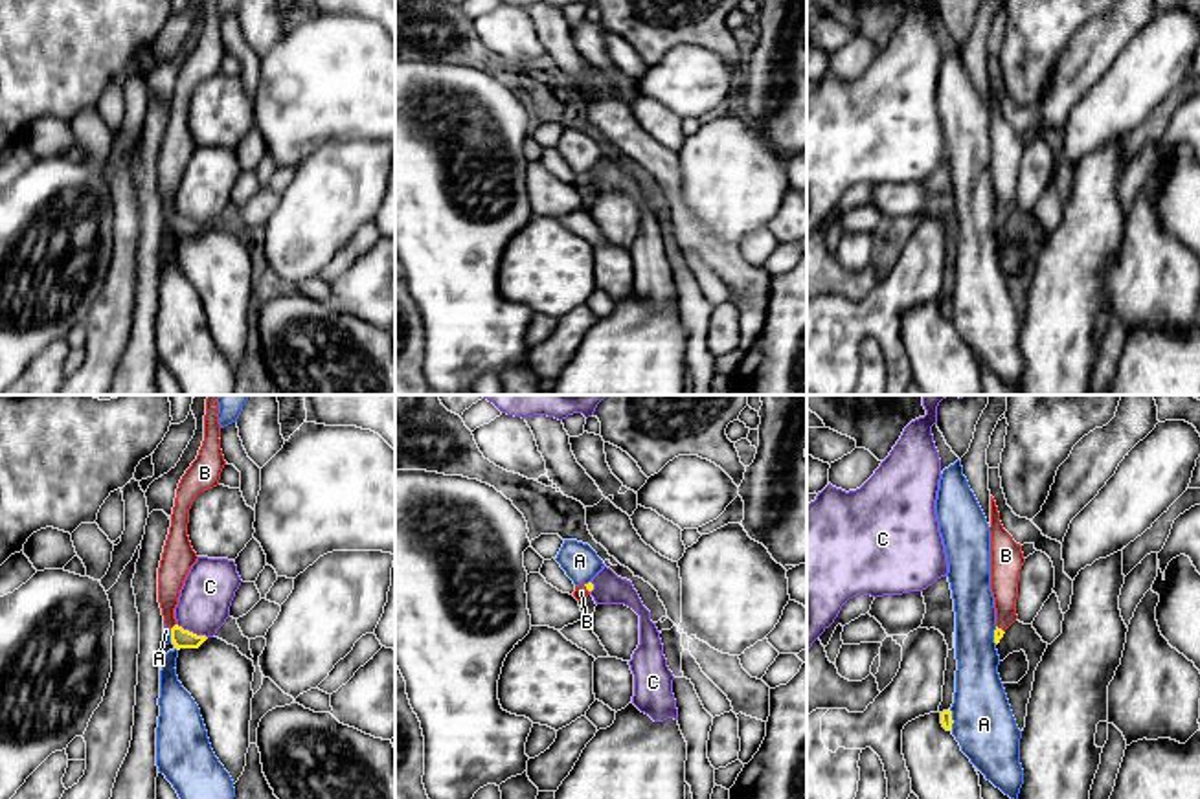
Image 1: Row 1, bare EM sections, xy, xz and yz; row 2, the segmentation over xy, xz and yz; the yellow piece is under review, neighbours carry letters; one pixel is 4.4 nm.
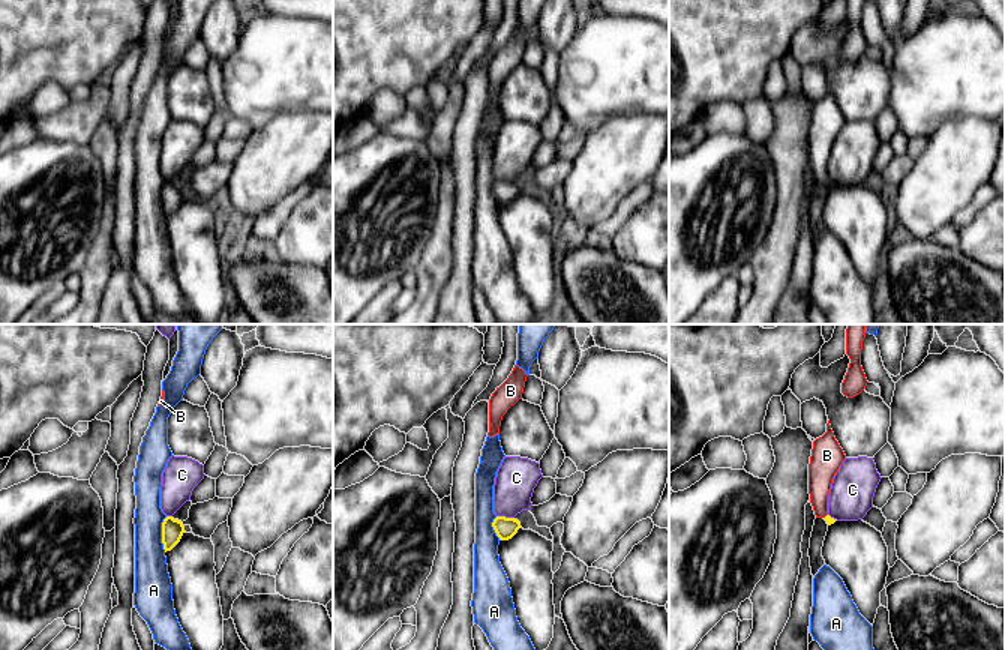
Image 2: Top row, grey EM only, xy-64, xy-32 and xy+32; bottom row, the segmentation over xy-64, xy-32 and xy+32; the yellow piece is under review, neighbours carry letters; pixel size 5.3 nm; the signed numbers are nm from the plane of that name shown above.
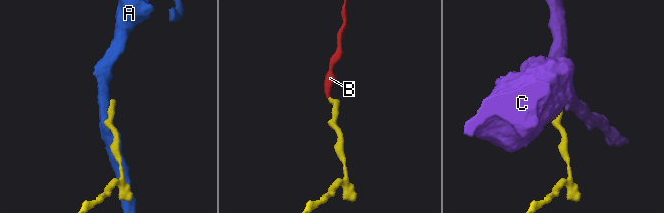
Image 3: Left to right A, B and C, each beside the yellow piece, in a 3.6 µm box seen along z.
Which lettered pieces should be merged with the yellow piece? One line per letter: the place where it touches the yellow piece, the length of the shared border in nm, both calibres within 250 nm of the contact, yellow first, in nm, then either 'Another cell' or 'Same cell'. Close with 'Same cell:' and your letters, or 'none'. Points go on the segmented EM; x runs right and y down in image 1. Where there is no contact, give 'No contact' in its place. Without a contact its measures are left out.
A: Touches yellow at yz (952, 720). Shared border 100 nm. Thickness 50 nm (yellow) against 260 nm. Another cell
B: Touches yellow at xy (173, 627). Shared border 40 nm. Thickness 90 nm (yellow) against 130 nm. Same cell
C: Touches yellow at xy (192, 632). Shared border 150 nm. Thickness 90 nm (yellow) against 220 nm. Another cell
Same cell: B

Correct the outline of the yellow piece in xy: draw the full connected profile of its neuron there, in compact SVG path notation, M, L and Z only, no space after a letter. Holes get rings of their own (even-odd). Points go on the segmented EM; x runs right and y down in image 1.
M208 395L204 415L204 441L197 459L182 476L175 507L171 514L171 527L164 546L158 568L158 602L164 615L164 625L171 630L171 641L176 650L198 648L208 637L197 636L176 625L175 608L178 604L184 580L197 562L197 553L187 536L189 509L195 498L219 485L221 472L226 465L221 450L221 424L219 424L219 395Z

